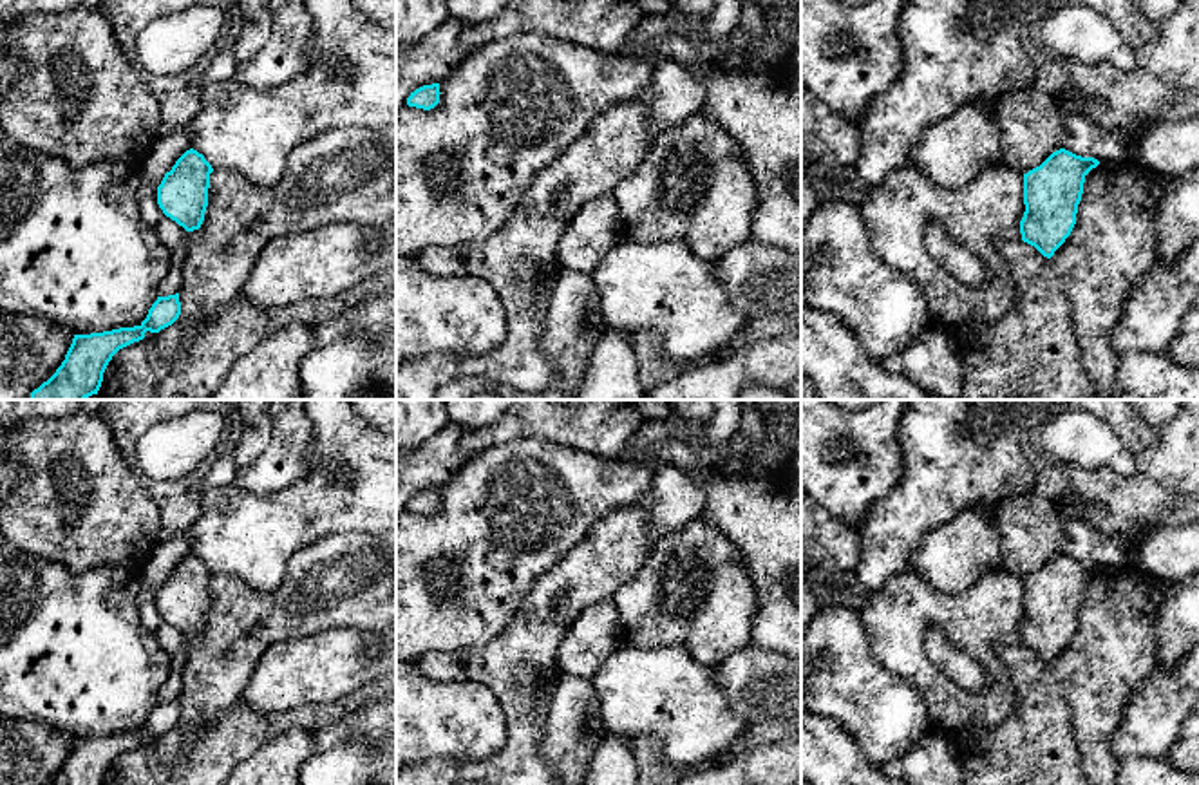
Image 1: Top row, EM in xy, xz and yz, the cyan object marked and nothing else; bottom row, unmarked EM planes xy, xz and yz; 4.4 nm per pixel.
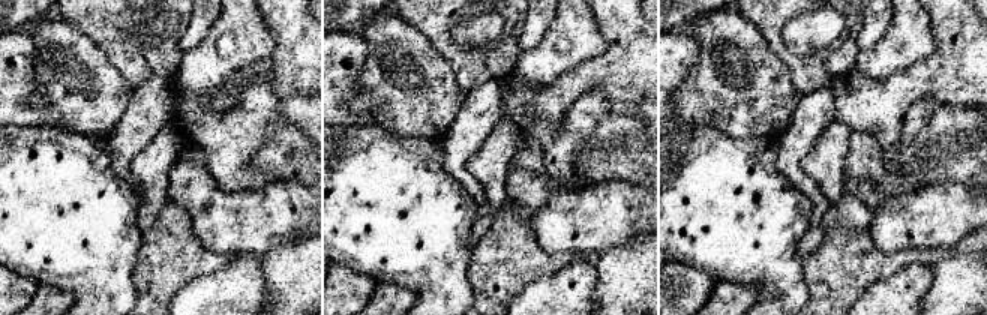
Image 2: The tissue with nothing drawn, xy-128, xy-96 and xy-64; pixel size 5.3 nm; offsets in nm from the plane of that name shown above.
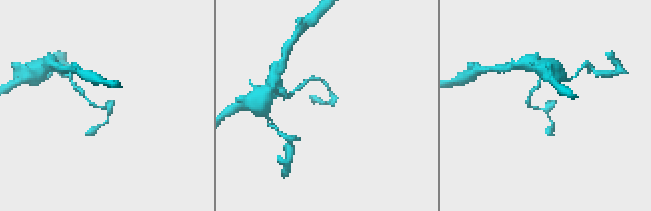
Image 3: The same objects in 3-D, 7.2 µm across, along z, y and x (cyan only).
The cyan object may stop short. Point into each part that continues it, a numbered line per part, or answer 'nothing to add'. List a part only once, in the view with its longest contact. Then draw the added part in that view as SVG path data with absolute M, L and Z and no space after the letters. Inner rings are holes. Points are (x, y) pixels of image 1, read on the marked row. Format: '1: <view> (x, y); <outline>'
nothing to add

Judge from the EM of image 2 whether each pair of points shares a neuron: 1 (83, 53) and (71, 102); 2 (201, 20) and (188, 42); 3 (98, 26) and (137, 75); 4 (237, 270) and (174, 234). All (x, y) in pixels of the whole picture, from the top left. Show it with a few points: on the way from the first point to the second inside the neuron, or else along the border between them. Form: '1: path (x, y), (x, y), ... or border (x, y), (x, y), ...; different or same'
1: path (95, 71), (102, 92), (89, 102); same
2: path (198, 26), (192, 36); same
3: path (110, 38), (131, 63); same
4: border (233, 255), (216, 270), (194, 278); different

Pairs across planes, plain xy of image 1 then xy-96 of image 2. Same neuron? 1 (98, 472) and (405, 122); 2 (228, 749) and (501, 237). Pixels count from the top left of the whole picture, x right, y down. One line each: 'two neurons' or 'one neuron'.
1: one neuron
2: one neuron

